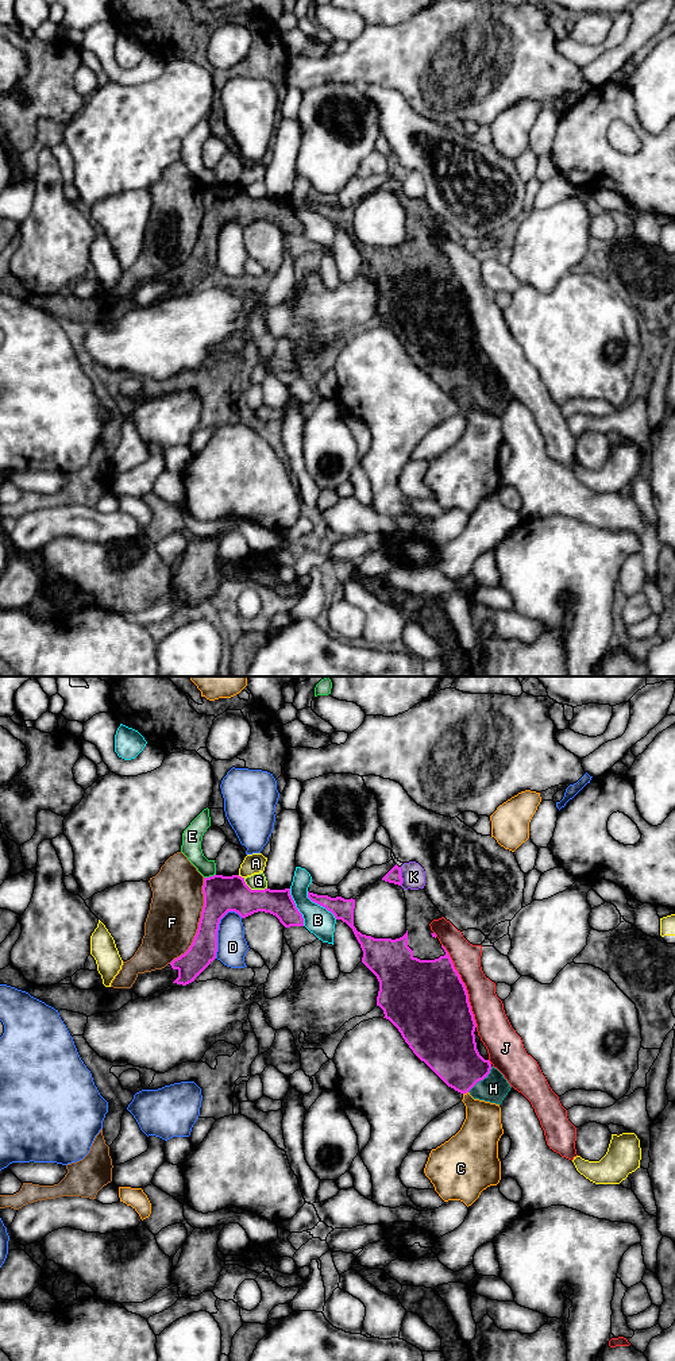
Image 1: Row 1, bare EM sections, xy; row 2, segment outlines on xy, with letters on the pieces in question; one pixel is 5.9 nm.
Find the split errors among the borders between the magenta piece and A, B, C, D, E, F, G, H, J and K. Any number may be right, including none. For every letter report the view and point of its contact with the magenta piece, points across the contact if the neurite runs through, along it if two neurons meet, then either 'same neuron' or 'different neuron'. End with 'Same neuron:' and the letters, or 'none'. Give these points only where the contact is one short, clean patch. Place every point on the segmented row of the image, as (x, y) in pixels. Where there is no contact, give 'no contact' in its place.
A: contact xy (240, 876); different neuron
B: contact xy (296, 908); different neuron
C: contact xy (465, 1092); different neuron
D: contact xy (216, 932); different neuron
E: contact xy (209, 876); different neuron
F: contact xy (199, 922); different neuron
G: contact xy (254, 890); different neuron
H: contact xy (481, 1079); way xy (450, 1051), (481, 1079), (493, 1088); same neuron
J: contact xy (465, 986); different neuron
K: contact xy (400, 876); border xy (400, 867), (401, 885); different neuron
Same neuron: H

